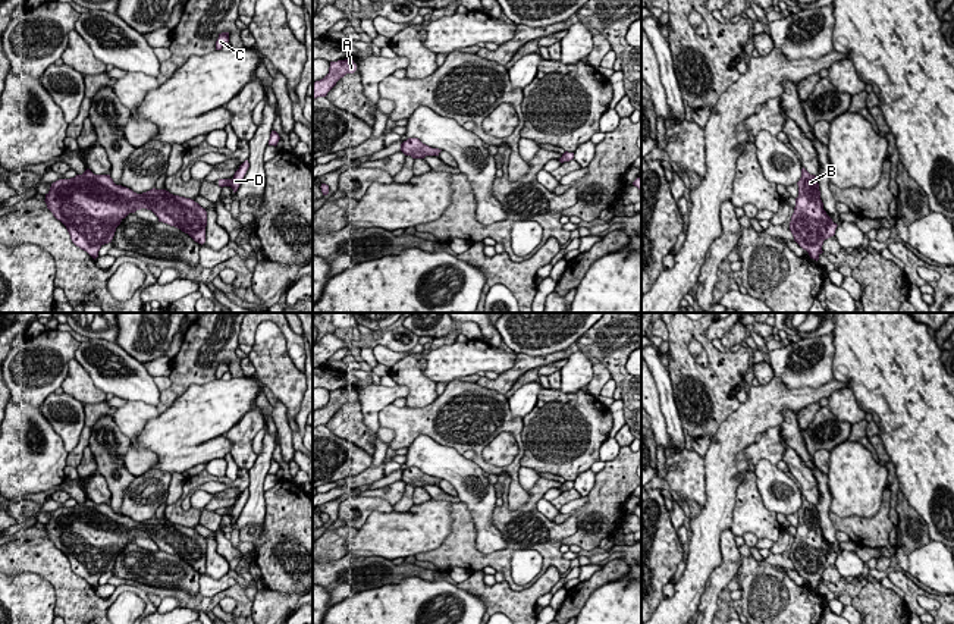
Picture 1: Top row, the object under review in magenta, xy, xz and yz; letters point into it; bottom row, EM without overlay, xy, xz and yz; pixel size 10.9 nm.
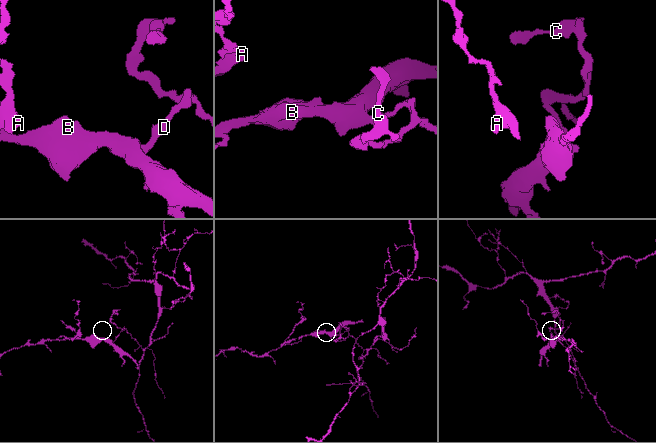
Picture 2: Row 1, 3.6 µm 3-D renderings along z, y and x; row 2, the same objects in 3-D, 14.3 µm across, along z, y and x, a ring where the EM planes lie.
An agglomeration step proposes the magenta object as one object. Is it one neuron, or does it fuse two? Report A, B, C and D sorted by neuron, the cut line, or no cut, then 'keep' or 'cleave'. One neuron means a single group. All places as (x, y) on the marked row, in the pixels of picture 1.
A B C D | no cut | keep

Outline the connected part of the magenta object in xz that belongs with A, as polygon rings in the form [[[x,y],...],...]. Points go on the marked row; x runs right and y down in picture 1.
[[[352,59],[330,62],[329,73],[323,79],[313,82],[313,98],[326,97],[341,78],[355,70],[357,65]]]

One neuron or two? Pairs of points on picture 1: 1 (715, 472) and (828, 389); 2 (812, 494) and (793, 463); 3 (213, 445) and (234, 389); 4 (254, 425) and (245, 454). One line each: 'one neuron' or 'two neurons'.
1: one neuron
2: one neuron
3: one neuron
4: one neuron

